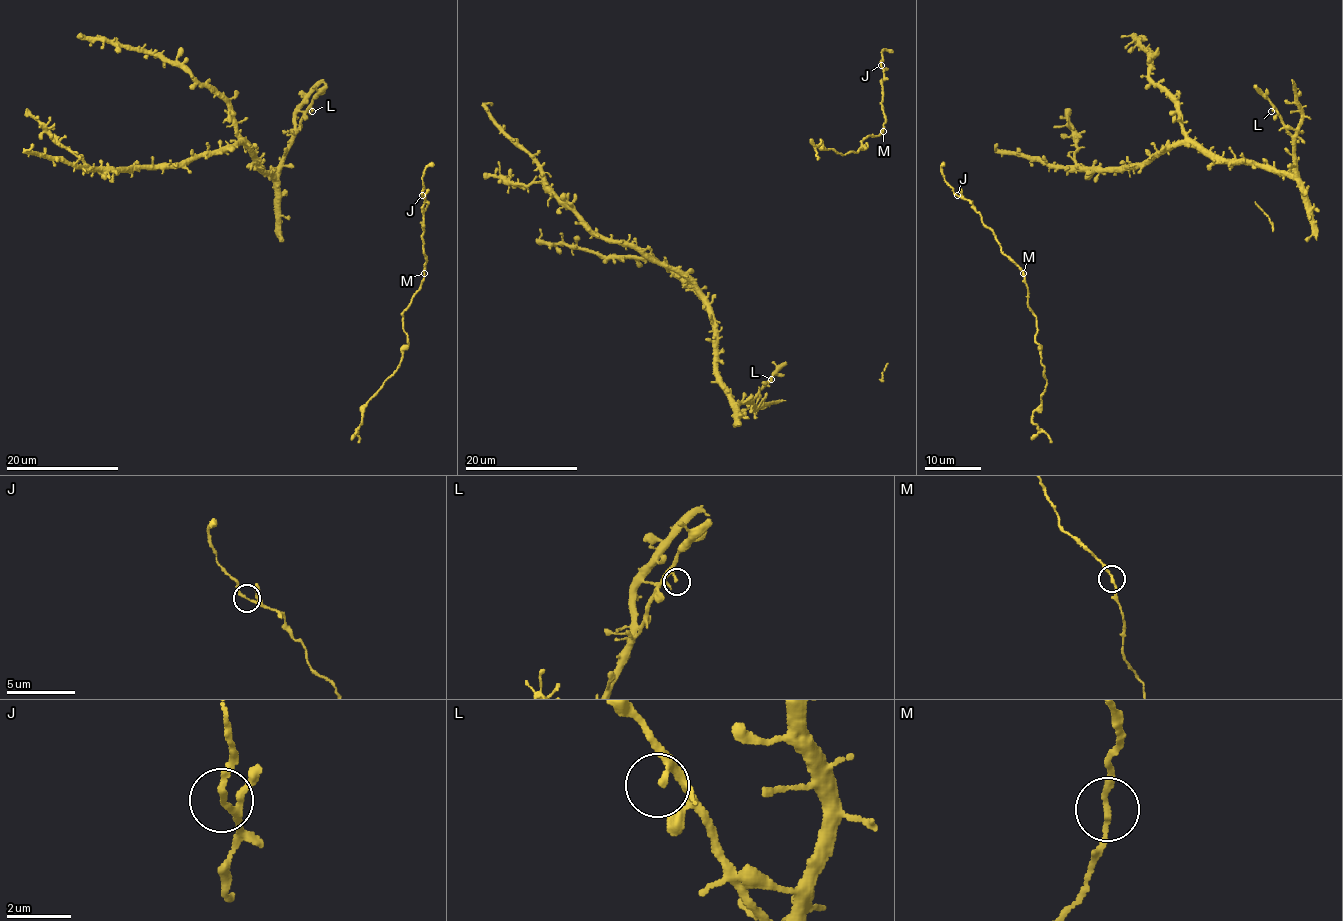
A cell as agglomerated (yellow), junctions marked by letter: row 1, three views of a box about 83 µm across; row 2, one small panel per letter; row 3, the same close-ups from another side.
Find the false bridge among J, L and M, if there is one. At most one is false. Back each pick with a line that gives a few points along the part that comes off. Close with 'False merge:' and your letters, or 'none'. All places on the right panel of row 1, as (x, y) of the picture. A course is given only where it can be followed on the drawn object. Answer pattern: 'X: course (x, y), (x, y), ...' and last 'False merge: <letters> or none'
False merge: none

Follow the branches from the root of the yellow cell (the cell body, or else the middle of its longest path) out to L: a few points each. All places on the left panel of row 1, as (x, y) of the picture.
L: (290, 218), (280, 214), (280, 159), (305, 112), (310, 108), (312, 111)

